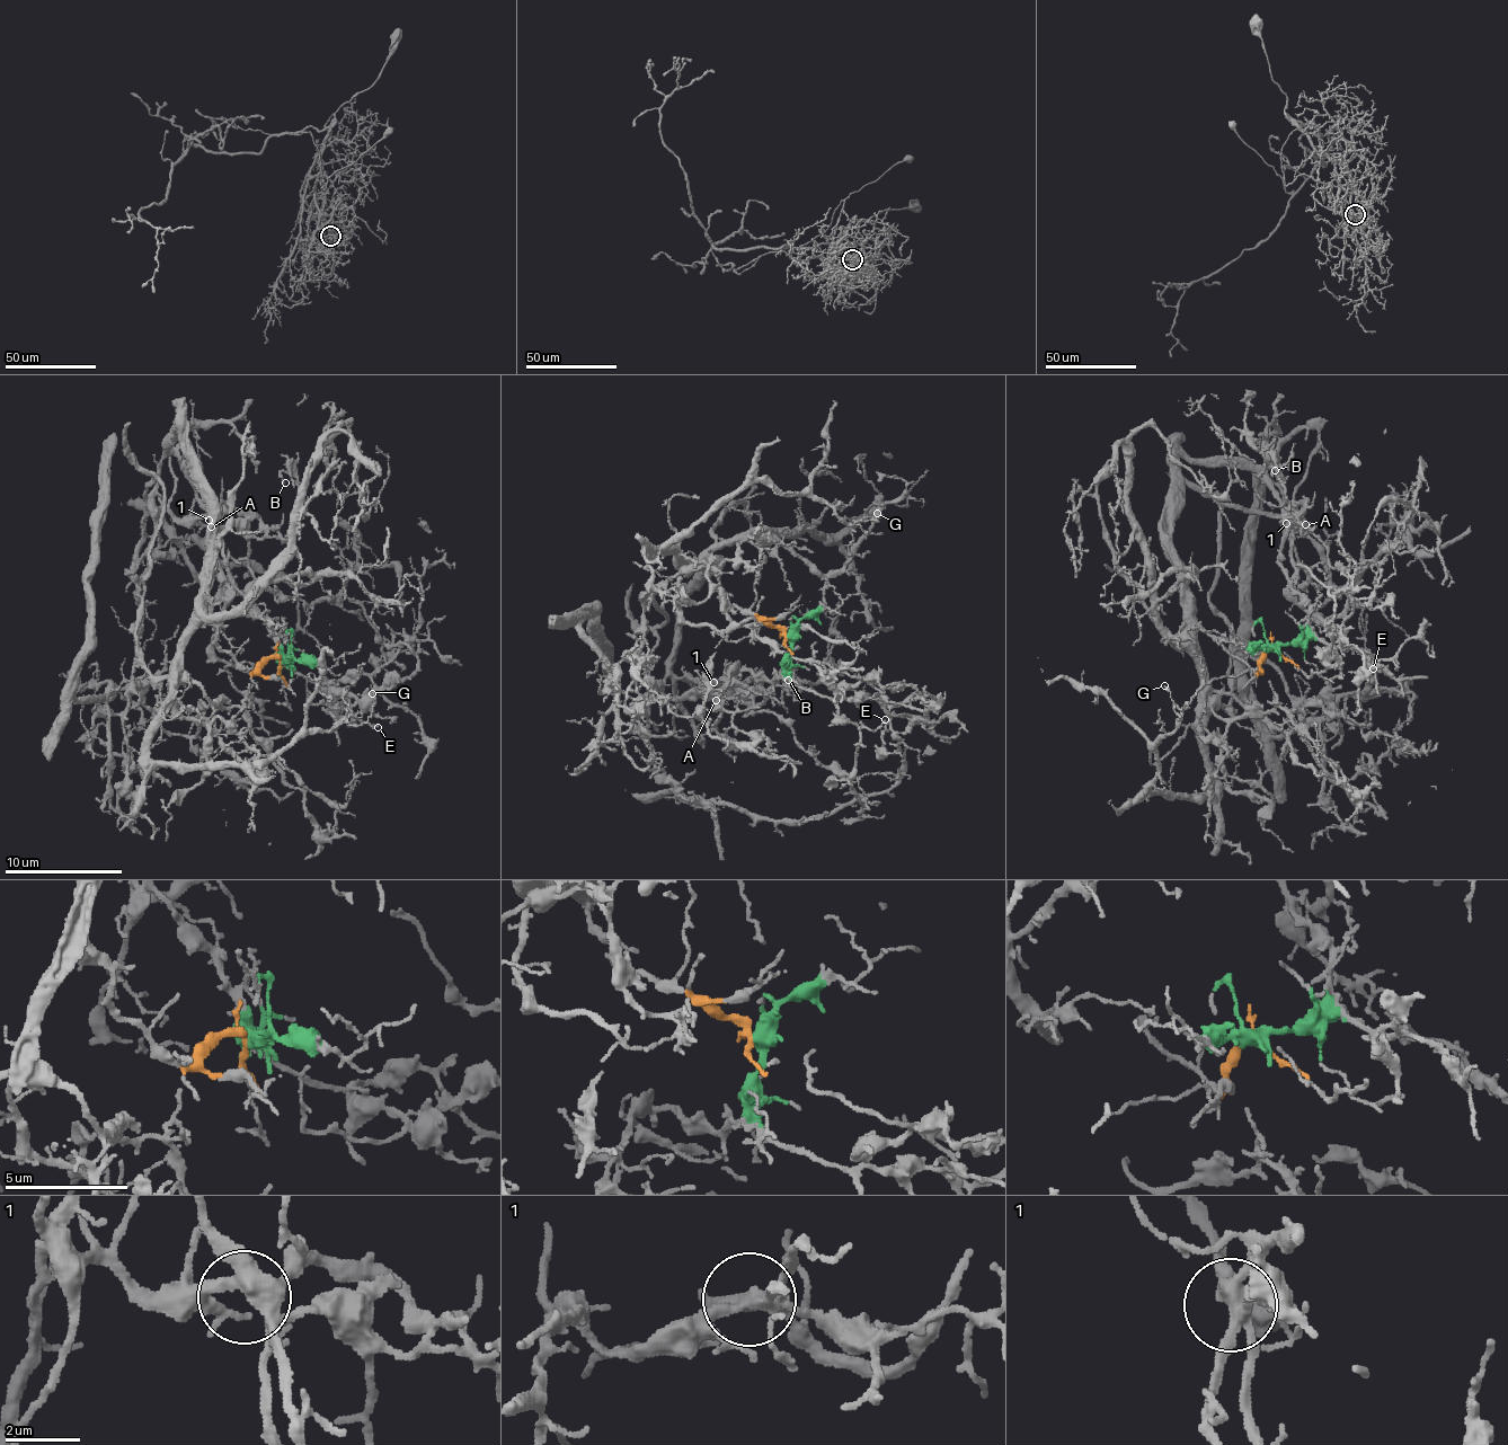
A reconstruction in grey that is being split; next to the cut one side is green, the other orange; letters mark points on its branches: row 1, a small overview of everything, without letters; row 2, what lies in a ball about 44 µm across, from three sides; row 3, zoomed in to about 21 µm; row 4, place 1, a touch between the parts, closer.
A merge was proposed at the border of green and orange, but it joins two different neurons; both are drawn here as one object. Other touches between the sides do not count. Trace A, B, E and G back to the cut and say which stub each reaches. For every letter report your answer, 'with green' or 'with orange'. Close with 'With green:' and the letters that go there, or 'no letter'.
A: with green
B: with green
E: with green
G: with orange
With green: A, B, E

